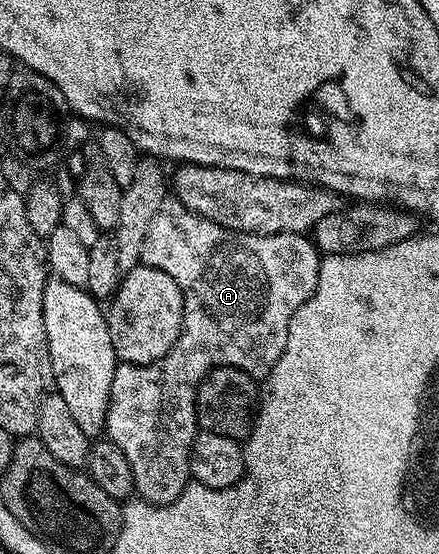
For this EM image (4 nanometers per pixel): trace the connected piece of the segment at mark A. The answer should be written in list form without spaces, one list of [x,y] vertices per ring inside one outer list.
[[[167,197],[164,205],[160,205],[160,213],[152,220],[148,237],[144,237],[142,263],[164,269],[183,291],[182,332],[176,345],[160,361],[143,367],[119,362],[112,377],[105,429],[109,442],[116,444],[124,457],[128,457],[134,490],[147,503],[165,505],[176,501],[176,497],[187,490],[186,482],[191,482],[190,460],[194,440],[200,431],[196,397],[202,378],[213,367],[229,367],[231,363],[242,363],[242,369],[250,367],[250,371],[265,371],[269,375],[276,361],[280,361],[280,353],[284,353],[288,325],[296,309],[300,309],[316,289],[322,260],[309,234],[253,235],[230,231],[216,221],[189,211],[177,197]]]

